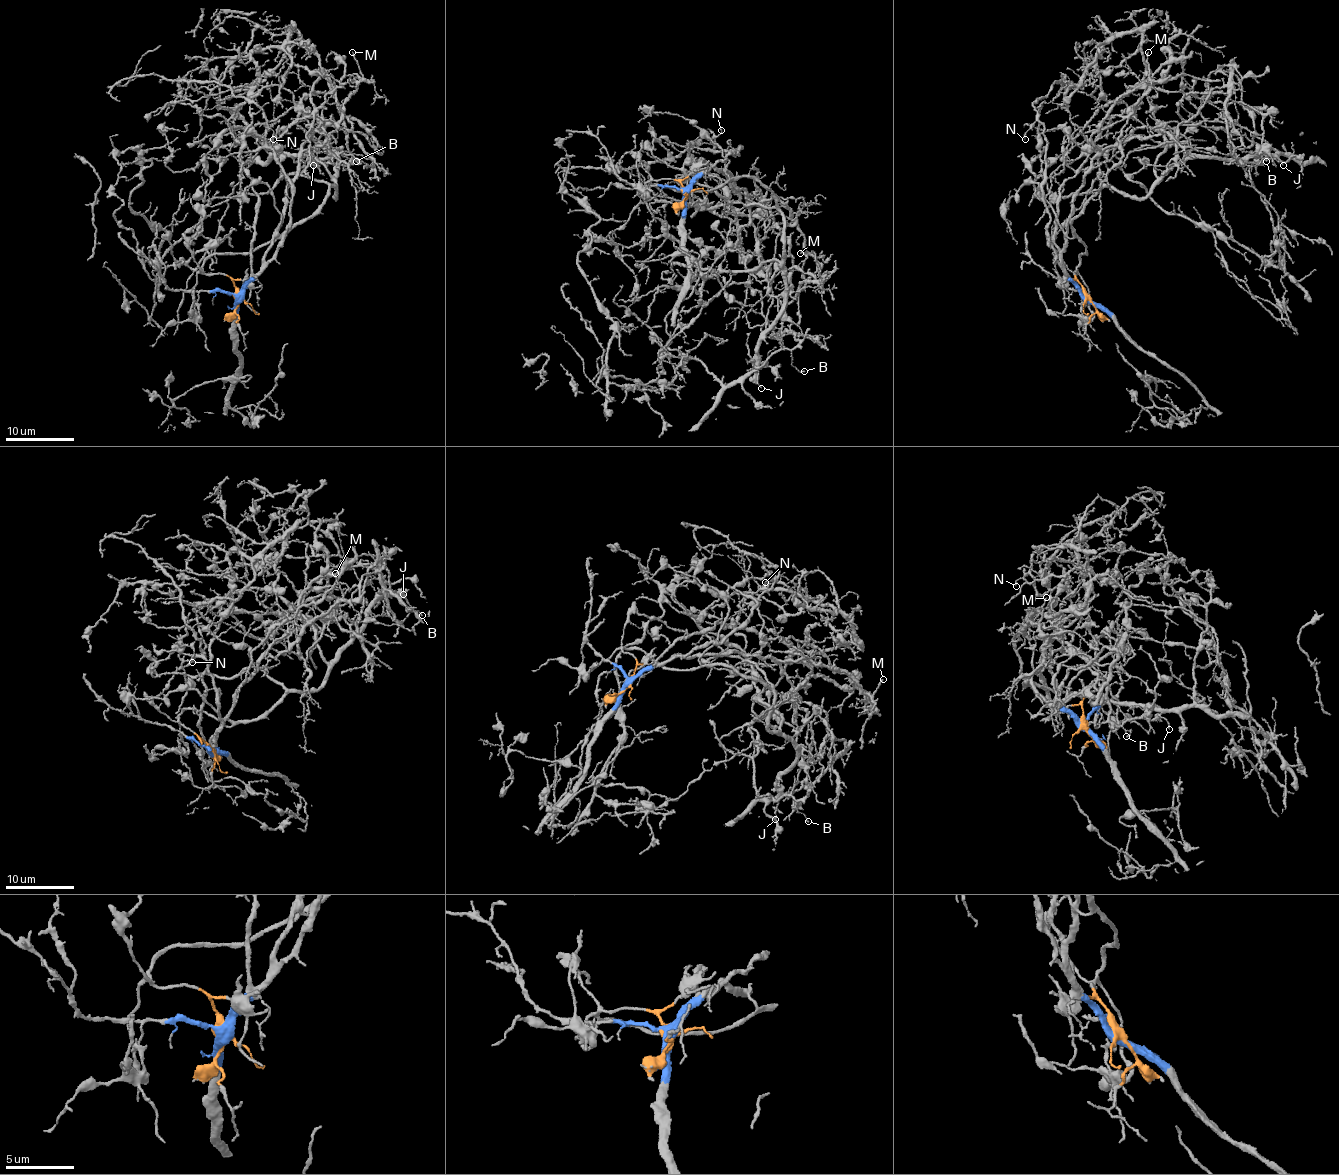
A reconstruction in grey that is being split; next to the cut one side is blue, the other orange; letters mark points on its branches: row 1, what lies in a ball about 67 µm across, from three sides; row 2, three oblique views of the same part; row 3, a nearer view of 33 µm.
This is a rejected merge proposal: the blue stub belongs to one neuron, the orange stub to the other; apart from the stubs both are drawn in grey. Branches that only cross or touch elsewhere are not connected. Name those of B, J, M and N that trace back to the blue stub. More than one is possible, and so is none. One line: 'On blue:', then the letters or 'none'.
On blue: M, N

